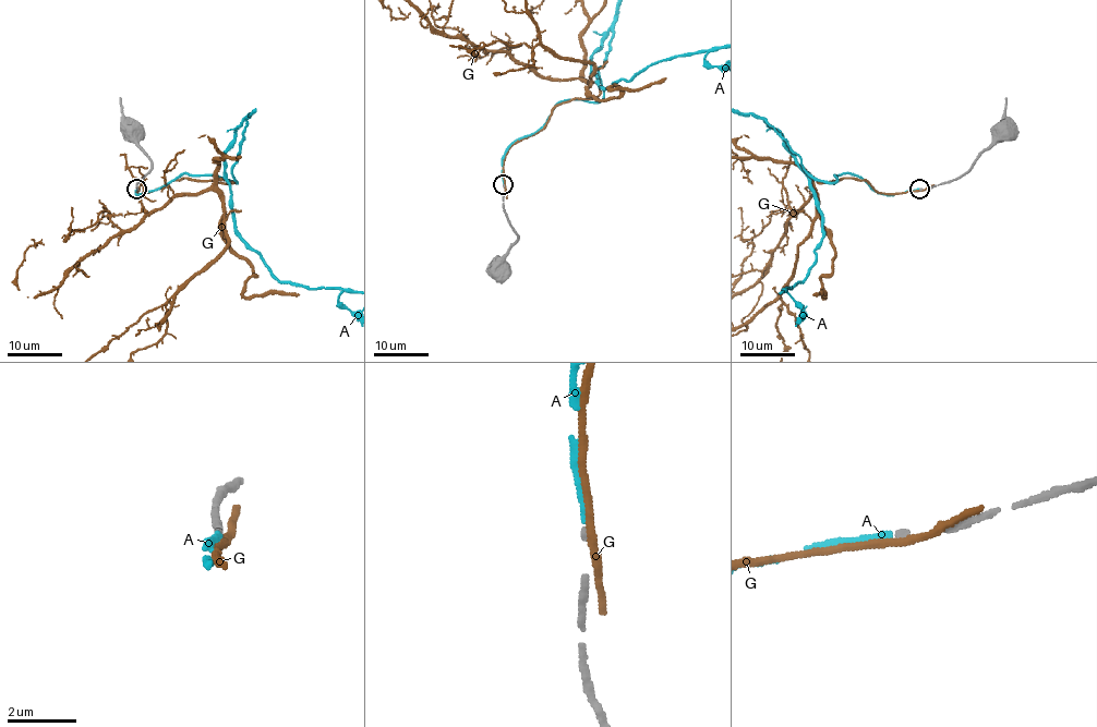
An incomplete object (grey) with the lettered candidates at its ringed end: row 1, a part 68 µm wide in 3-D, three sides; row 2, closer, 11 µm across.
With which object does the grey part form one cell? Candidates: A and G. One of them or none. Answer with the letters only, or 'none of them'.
A

